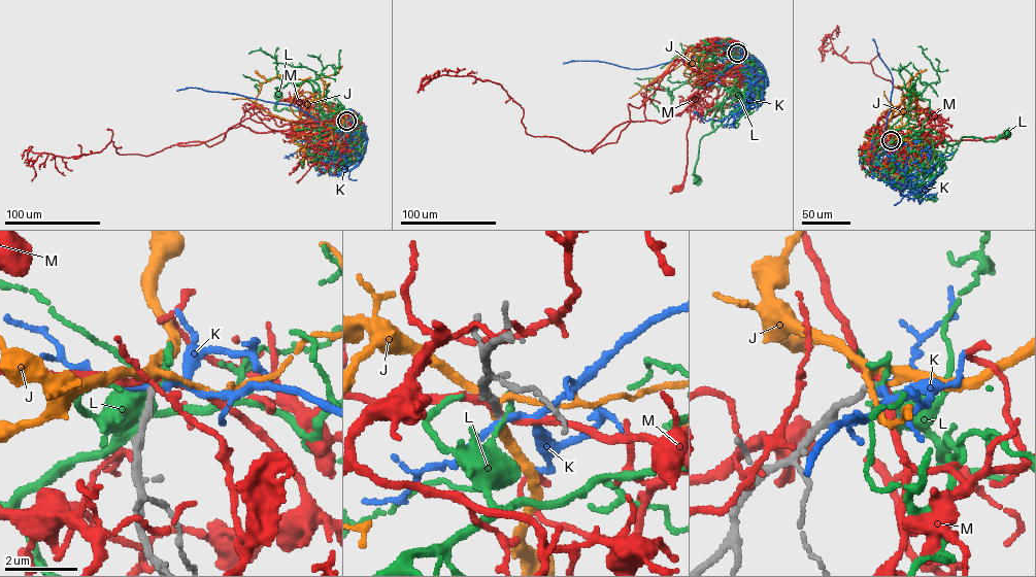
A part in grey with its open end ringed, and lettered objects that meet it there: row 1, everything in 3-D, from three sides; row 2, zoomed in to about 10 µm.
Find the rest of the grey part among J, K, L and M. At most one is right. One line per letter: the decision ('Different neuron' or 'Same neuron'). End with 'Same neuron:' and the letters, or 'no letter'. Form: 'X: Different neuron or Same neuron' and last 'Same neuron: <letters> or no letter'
J: Same neuron
K: Different neuron
L: Different neuron
M: Different neuron
Same neuron: J

